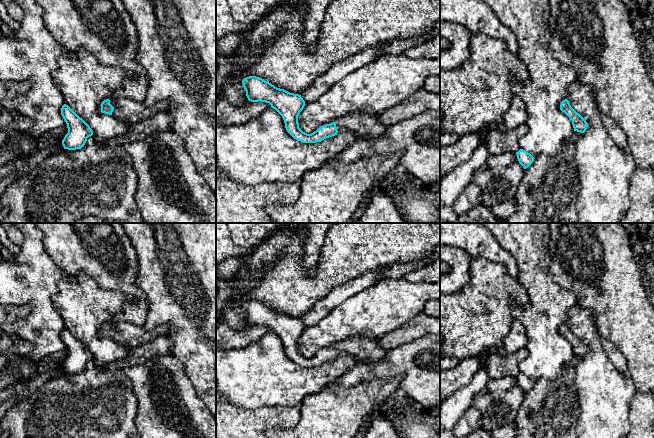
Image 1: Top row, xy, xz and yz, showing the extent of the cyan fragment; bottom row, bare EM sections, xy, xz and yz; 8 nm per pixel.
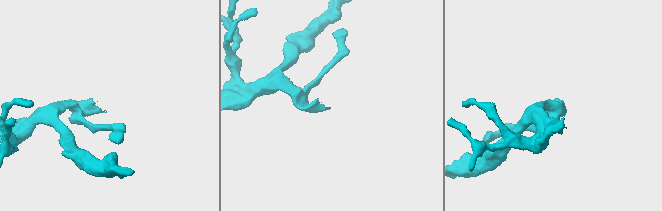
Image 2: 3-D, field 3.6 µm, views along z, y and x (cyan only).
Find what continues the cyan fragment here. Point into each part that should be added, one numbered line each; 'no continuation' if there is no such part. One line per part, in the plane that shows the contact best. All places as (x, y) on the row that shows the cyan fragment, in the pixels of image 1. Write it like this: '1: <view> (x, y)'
1: xy (127, 109)

